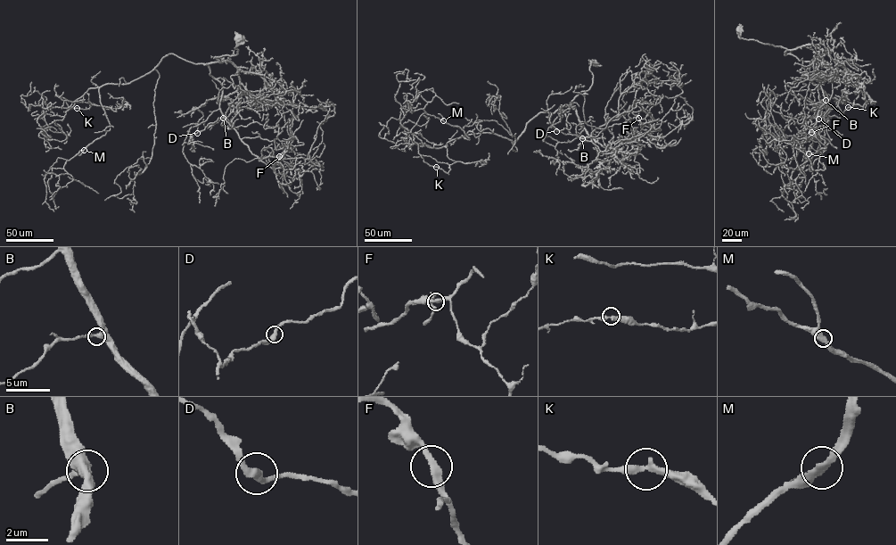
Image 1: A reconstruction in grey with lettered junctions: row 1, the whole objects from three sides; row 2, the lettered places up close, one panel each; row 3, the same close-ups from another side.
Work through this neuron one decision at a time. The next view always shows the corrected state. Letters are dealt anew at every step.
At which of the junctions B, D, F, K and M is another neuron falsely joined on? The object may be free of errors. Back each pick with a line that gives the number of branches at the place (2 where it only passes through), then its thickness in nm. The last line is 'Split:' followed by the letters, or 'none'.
Split: none

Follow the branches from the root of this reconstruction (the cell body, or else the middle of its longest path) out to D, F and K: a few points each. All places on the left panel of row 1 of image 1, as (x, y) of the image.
D: (240, 37), (236, 54), (215, 57), (217, 61), (204, 64), (221, 86), (219, 107), (224, 117), (197, 132)
F: (240, 37), (236, 54), (204, 64), (221, 86), (224, 118), (249, 151), (260, 158), (279, 156)
K: (240, 37), (236, 54), (204, 64), (170, 53), (129, 83), (89, 88), (88, 100), (96, 105), (77, 108)

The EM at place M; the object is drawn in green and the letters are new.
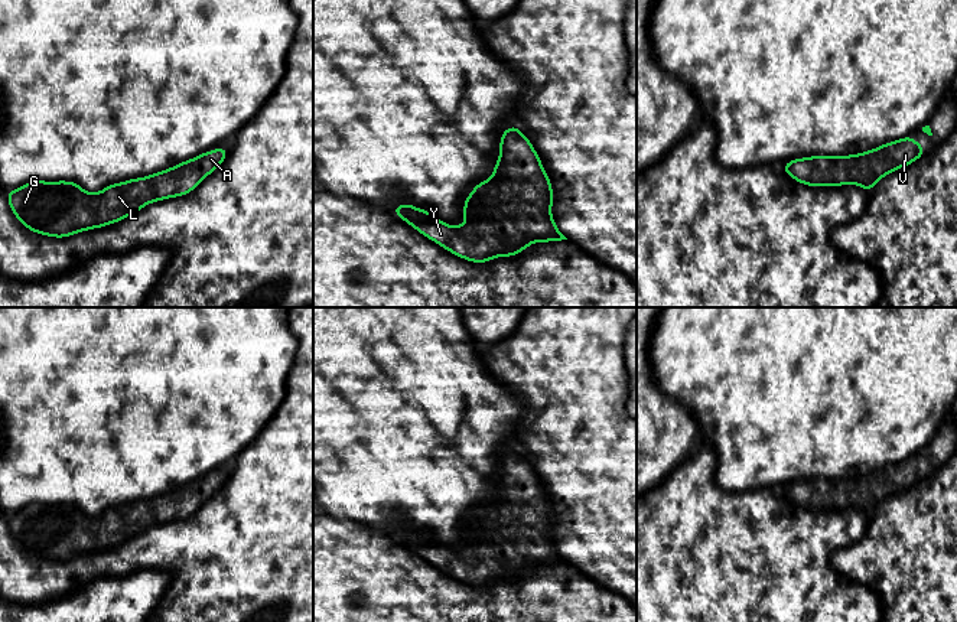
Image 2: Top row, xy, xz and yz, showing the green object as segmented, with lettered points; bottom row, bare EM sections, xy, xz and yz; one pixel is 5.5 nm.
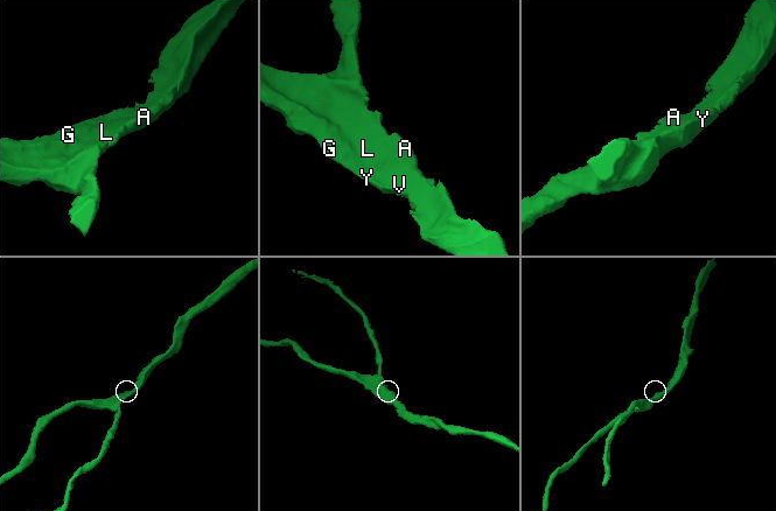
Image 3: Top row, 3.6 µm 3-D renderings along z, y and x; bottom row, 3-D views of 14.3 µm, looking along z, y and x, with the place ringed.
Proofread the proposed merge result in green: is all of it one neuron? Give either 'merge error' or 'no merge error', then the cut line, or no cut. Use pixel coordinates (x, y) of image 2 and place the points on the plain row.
no merge error; cut none

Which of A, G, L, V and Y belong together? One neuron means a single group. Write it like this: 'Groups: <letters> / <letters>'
Groups: A G L V Y

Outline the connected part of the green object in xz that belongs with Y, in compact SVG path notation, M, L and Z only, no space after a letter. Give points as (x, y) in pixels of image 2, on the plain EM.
M514 449L502 455L499 481L492 499L476 507L466 520L462 531L463 548L445 547L427 533L416 531L411 527L396 528L393 537L456 580L471 586L488 586L497 580L517 579L533 566L567 563L551 540L554 524L551 508L531 465Z

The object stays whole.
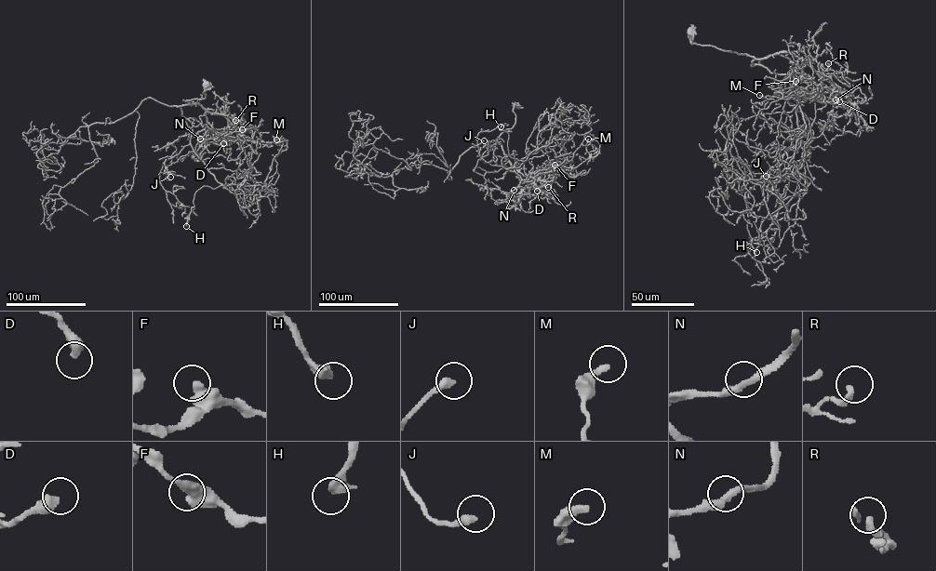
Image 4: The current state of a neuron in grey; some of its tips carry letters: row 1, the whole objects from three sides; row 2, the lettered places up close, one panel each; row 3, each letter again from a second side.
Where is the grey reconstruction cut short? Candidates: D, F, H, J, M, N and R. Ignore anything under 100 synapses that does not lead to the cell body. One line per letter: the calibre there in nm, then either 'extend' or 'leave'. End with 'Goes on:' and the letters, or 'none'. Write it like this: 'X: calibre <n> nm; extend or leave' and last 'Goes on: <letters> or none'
D: calibre 480 nm; leave
F: calibre 420 nm; leave
H: calibre 480 nm; leave
J: calibre 320 nm; leave
M: calibre 300 nm; leave
N: calibre 280 nm; leave
R: calibre 280 nm; leave
Goes on: none

